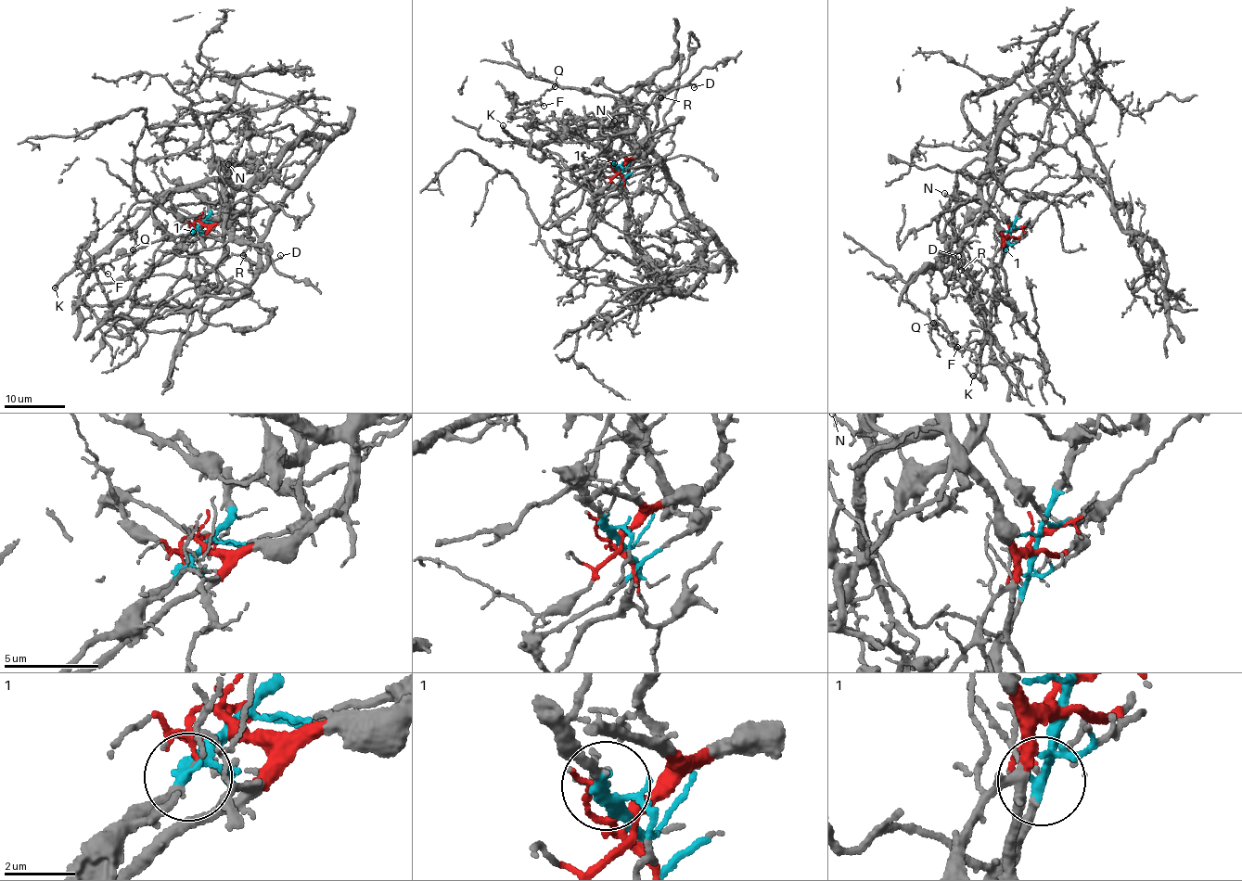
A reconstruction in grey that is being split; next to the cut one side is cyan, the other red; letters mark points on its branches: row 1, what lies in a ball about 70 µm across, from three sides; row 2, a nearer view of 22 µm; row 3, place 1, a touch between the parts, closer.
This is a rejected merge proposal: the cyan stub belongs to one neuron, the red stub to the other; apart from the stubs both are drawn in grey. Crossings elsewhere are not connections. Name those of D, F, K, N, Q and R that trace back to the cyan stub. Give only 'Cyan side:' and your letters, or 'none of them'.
Cyan side: F, Q

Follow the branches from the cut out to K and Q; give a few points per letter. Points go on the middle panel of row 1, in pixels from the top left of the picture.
K: (618, 169), (650, 147), (630, 143), (619, 134), (596, 127), (573, 128), (539, 146), (526, 146), (502, 124)
Q: (620, 171), (586, 136), (563, 127), (560, 121), (543, 121), (528, 111), (531, 103), (555, 86)

